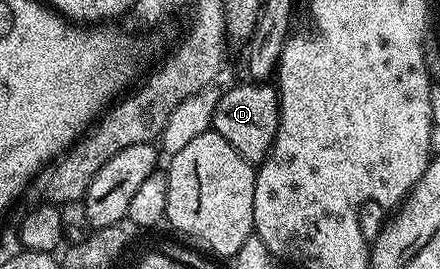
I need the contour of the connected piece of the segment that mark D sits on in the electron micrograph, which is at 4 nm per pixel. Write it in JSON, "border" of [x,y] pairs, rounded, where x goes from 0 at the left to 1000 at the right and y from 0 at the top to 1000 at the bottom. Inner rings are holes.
{"border":[[[557,301],[525,335],[507,331],[498,346],[482,480],[509,506],[509,520],[518,520],[518,535],[527,535],[527,550],[555,580],[555,595],[570,610],[593,610],[614,569],[614,539],[623,532],[632,487],[632,342],[620,316]]]}

